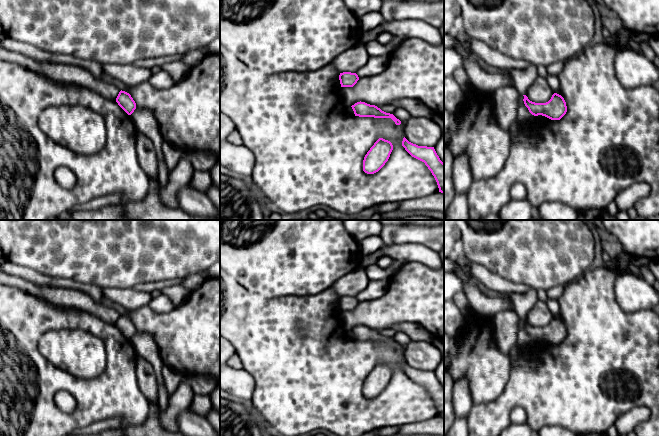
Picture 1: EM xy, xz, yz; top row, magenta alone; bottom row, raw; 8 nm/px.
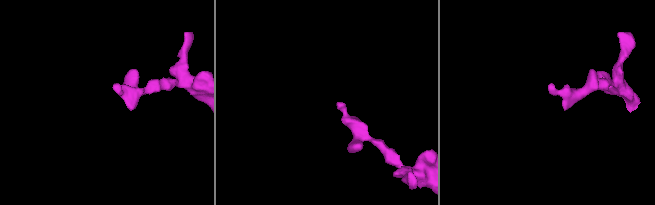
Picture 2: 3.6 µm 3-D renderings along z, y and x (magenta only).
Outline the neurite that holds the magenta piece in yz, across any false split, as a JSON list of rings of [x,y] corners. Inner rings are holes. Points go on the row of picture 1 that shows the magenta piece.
[[[554,93],[546,103],[535,103],[530,101],[526,95],[523,96],[525,106],[534,116],[542,115],[551,120],[560,120],[567,112],[564,98],[557,93]]]

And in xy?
[[[121,90],[119,92],[116,98],[116,102],[128,115],[131,115],[136,109],[135,101],[131,97],[131,95],[125,91]]]

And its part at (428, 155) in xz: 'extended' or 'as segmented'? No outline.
as segmented

